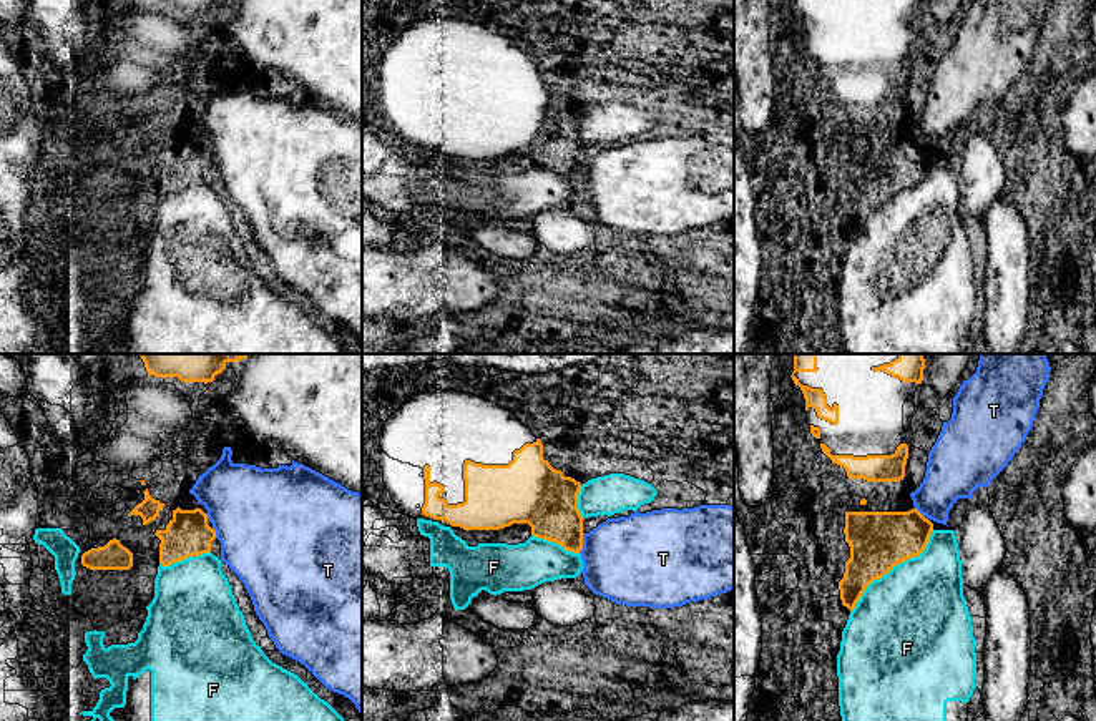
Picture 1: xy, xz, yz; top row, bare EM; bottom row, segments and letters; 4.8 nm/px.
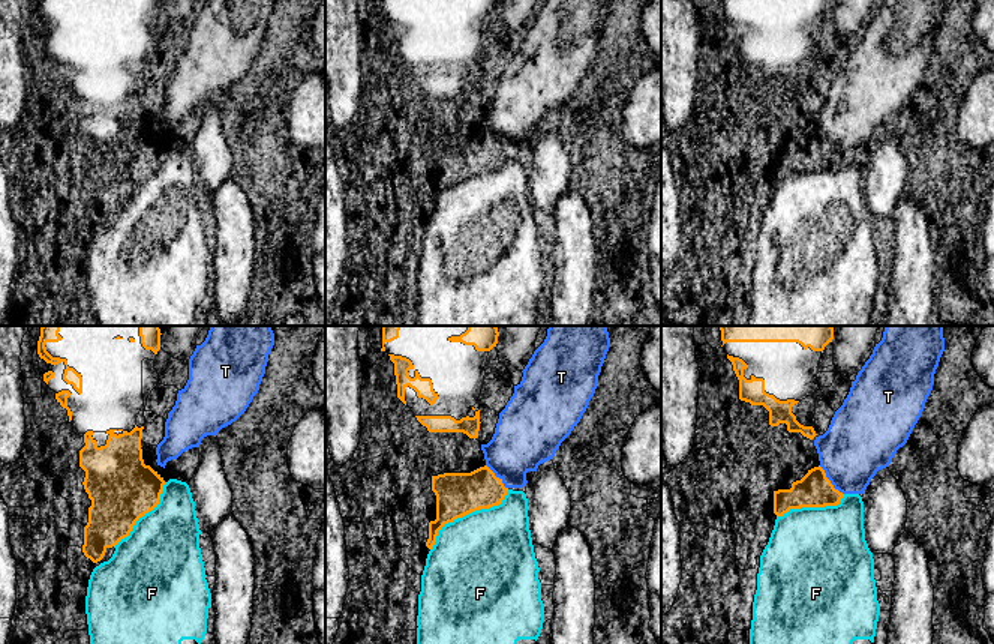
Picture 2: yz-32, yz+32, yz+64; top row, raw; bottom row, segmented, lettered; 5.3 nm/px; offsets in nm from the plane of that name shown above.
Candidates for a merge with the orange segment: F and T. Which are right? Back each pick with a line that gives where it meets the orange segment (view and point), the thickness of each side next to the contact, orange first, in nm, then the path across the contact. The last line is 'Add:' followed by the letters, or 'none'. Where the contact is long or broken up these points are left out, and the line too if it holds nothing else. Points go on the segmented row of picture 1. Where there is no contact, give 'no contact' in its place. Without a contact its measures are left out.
F: meets orange in yz at (892, 567); 280 nm thick on the orange side, 480 nm on the other
Add: F

